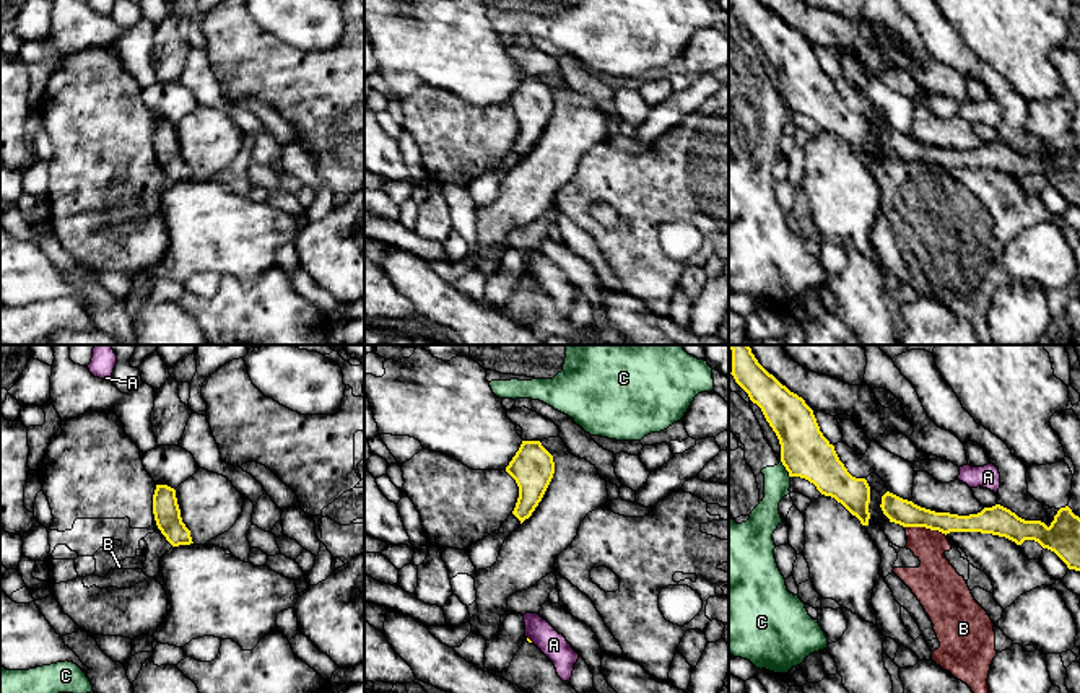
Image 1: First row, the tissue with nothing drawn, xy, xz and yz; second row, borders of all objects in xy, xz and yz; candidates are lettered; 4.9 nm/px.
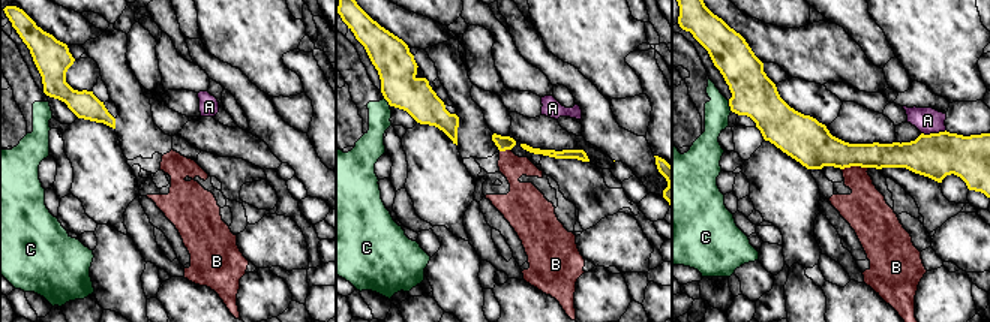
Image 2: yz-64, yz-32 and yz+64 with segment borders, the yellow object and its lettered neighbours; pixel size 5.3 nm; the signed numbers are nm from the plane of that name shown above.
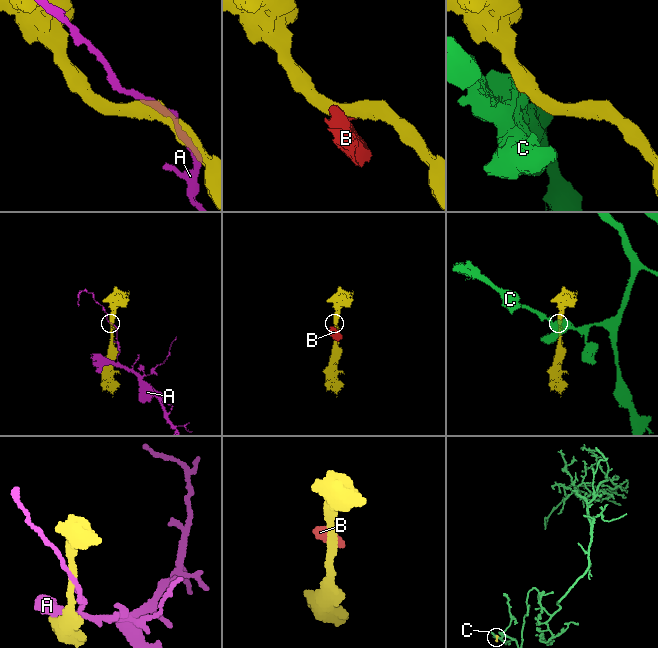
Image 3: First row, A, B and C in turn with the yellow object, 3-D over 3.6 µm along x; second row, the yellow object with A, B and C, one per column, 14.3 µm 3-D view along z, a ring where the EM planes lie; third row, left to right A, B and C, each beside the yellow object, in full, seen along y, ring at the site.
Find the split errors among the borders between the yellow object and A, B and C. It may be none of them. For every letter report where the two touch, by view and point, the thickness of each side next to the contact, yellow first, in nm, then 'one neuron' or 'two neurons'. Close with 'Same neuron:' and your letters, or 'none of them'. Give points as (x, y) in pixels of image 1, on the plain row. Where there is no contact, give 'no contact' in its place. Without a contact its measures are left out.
A: xz (529, 275) | 20/130 nm | two neurons
B: yz (926, 163) | 130/190 nm | two neurons
C: yz (786, 104) | 240/130 nm | two neurons
Same neuron: none of them

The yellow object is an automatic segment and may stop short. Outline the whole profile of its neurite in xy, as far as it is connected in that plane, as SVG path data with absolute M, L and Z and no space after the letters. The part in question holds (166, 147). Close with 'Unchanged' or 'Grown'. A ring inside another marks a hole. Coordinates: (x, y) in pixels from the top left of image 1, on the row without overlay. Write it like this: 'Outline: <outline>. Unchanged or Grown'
Outline: M156 120L153 130L153 150L158 164L172 182L194 179L190 166L182 158L174 124Z. Unchanged

